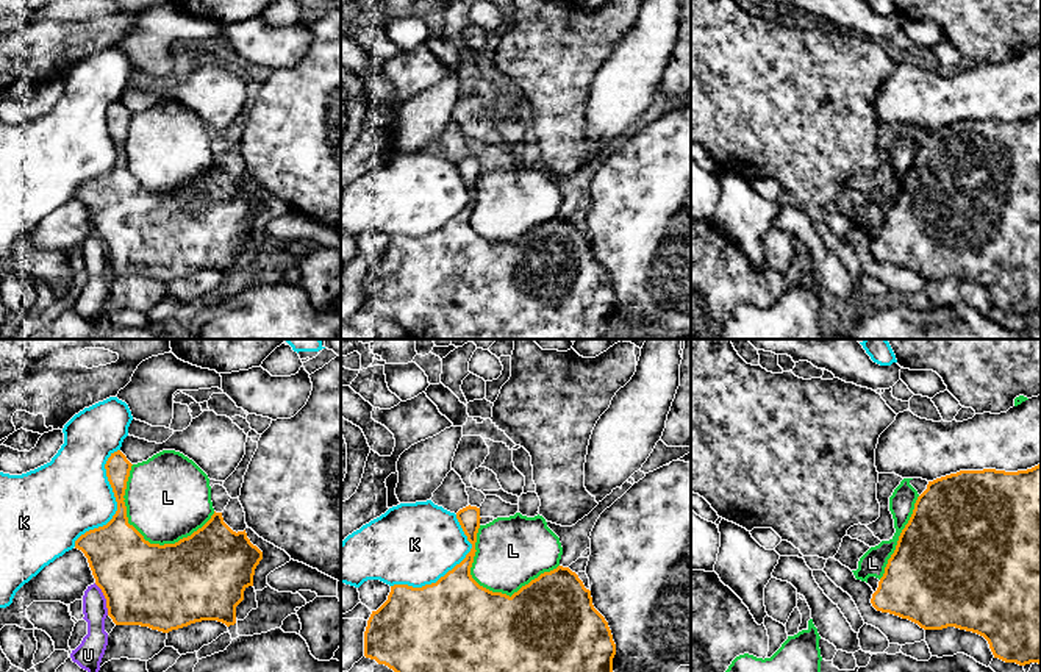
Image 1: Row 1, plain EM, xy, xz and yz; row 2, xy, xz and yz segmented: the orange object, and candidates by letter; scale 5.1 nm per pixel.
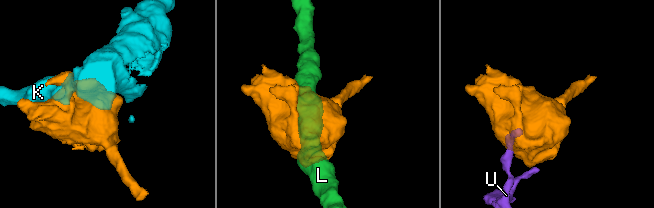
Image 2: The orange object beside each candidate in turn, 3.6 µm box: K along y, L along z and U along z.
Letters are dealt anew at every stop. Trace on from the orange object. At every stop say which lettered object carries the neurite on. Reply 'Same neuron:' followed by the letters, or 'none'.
Same neuron: none

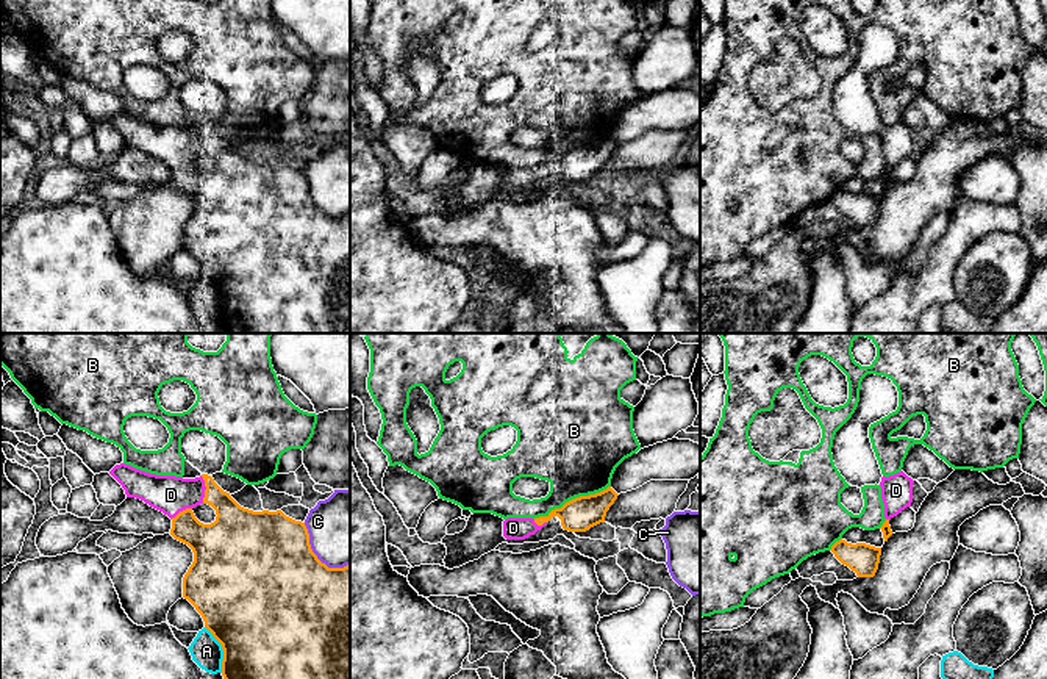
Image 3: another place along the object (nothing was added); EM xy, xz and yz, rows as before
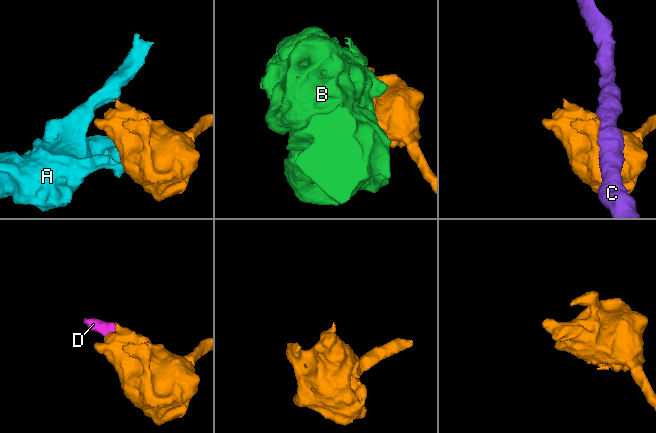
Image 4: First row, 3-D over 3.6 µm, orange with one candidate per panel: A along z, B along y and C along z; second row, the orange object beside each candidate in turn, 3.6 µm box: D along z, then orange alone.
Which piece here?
Same neuron: D

